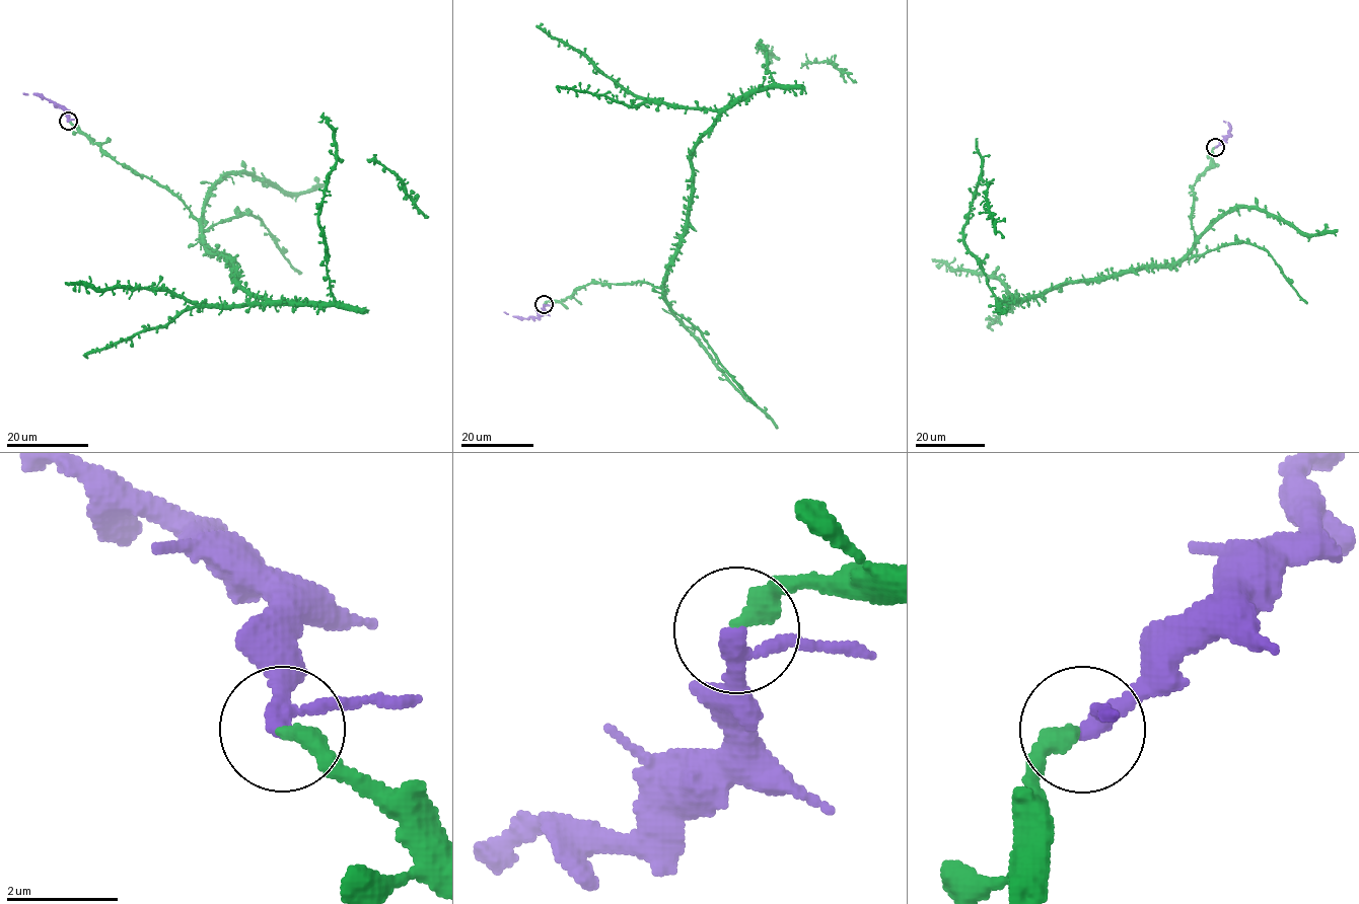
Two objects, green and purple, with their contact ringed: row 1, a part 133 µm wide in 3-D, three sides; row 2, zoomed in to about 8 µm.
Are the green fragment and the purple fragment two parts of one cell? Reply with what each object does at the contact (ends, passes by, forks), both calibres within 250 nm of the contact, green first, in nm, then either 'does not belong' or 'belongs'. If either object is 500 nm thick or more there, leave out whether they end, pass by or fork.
green ends there; purple passes by; 360 nm thick on the green side, 260 nm on the other; belongs

